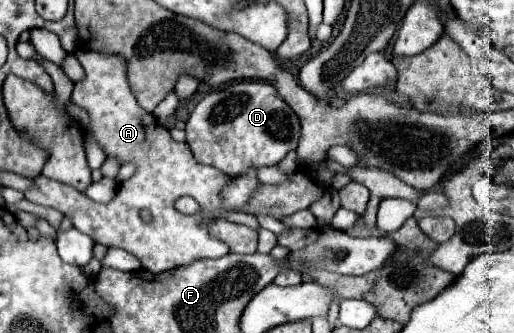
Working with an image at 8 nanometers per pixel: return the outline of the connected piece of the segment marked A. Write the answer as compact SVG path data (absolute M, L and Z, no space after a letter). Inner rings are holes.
M79 50L75 52L75 56L85 70L85 80L75 84L71 100L89 112L91 132L105 154L115 156L119 161L135 162L137 172L129 180L119 184L115 198L107 204L93 202L79 190L55 180L47 180L45 176L35 178L35 188L31 188L25 198L29 202L51 206L71 216L73 226L91 236L93 242L127 250L129 254L139 258L145 270L153 274L187 266L199 258L219 258L227 254L227 244L213 240L213 236L209 236L207 232L207 226L201 224L213 220L219 212L225 210L219 200L219 190L229 176L219 172L217 168L199 164L185 142L175 142L169 136L169 130L159 126L149 112L143 112L143 108L139 108L125 78L123 58ZM179 196L195 198L205 210L193 216L177 212L173 208L173 200L177 200ZM143 208L147 208L153 216L149 224L139 218L139 210Z

